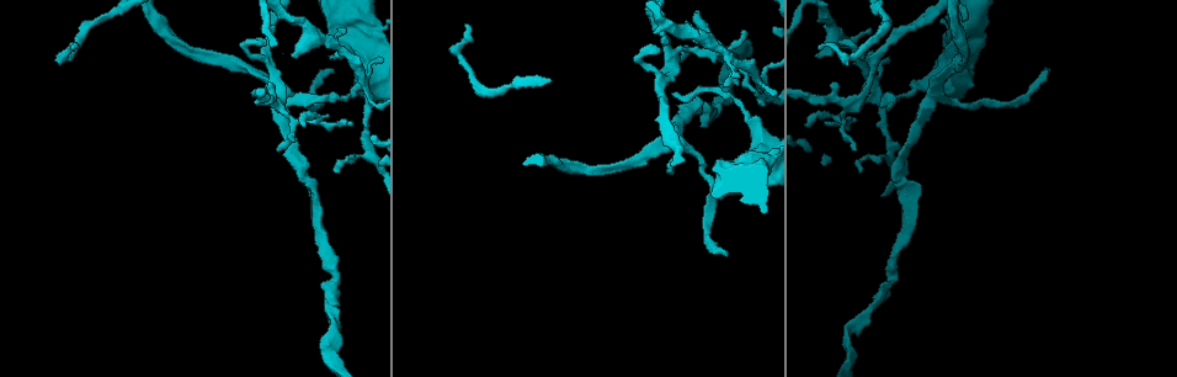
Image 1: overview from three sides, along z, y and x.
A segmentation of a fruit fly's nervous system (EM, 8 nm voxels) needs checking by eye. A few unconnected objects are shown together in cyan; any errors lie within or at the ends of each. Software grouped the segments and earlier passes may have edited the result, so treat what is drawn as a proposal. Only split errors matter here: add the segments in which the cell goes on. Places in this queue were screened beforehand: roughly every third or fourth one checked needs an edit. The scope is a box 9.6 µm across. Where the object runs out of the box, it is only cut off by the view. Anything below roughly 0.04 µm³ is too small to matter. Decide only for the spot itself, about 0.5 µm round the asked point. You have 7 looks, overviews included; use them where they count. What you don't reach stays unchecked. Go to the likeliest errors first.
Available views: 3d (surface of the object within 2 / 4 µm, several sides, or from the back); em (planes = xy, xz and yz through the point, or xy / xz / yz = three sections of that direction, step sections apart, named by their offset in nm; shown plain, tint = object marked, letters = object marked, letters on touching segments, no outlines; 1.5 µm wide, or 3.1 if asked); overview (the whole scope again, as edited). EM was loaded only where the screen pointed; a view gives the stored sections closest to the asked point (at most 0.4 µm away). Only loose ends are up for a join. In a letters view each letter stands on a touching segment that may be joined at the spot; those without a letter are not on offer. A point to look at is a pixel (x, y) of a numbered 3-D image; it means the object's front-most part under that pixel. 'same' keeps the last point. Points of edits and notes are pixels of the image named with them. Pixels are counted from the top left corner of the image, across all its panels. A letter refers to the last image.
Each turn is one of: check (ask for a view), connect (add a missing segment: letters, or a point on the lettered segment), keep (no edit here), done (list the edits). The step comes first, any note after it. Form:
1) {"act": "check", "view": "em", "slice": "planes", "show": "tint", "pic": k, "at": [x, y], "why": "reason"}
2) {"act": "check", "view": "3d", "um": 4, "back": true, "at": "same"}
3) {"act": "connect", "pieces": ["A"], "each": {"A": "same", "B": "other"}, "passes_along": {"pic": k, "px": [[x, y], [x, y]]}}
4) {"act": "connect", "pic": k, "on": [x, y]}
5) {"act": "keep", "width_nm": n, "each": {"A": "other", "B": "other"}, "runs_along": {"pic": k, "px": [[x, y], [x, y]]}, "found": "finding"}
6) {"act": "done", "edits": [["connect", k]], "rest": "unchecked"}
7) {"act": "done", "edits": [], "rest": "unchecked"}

{"act": "check", "view": "3d", "um": 2, "pic": 1, "at": [743, 32], "why": "an open end"}

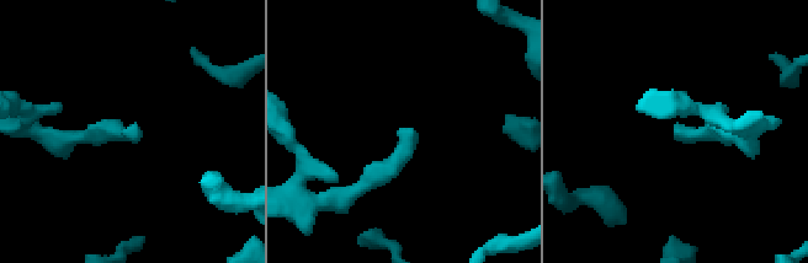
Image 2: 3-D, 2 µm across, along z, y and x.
{"act": "check", "view": "em", "slice": "yz", "step": 8, "show": "letters", "pic": 2, "at": [677, 125]}

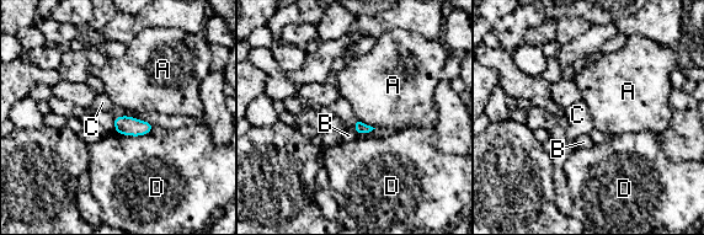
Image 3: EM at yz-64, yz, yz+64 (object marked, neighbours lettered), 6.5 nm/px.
{"act": "check", "view": "em", "slice": "planes", "show": "letters", "at": "same", "why": "another direction"}

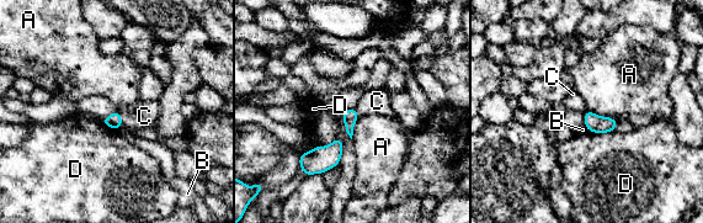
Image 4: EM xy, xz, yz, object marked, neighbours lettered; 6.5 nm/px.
{"act": "keep", "width_nm": 100, "each": {"A": "other", "B": "other", "C": "other", "D": "other"}, "border": {"pic": 4, "px": [[587, 110], [618, 121]]}, "found": "none of them fits"}

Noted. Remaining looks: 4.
{"act": "check", "view": "em", "slice": "planes", "show": "letters", "pic": 1, "at": [334, 71], "why": "end of a long branch"}

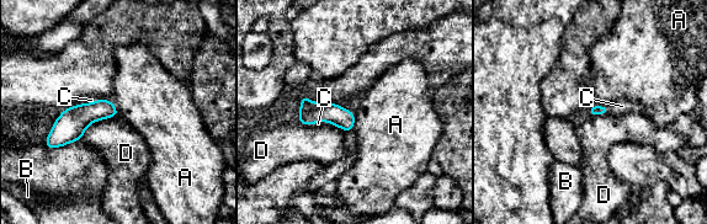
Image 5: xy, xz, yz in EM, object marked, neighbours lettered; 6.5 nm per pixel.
{"act": "connect", "pieces": ["C"], "each": {"A": "other", "B": "other", "C": "same", "D": "other"}, "found": "it goes on there"}

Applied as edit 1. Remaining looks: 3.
{"act": "check", "view": "3d", "um": 2, "pic": 1, "at": [686, 20], "why": "branch stops here"}

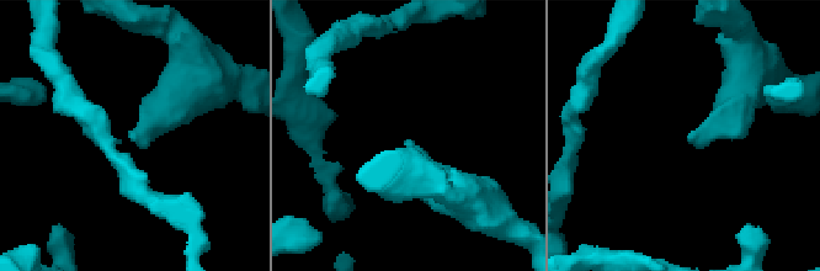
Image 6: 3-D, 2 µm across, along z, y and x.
{"act": "check", "view": "em", "slice": "planes", "show": "letters", "pic": 6, "at": [689, 141]}

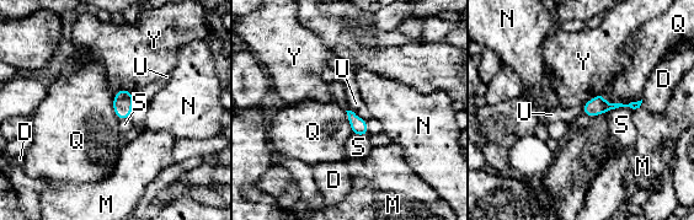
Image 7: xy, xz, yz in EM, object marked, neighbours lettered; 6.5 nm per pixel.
{"act": "keep", "each": {"D": "other", "M": "other", "N": "other", "Q": "other", "S": "other", "U": "other", "Y": "other"}, "border": {"pic": 7, "px": [[633, 108], [615, 107], [609, 111]]}, "found": "no lettered segment goes on from it"}

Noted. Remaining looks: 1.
{"act": "done", "edits": [["connect", 5]], "rest": "unchecked"}

